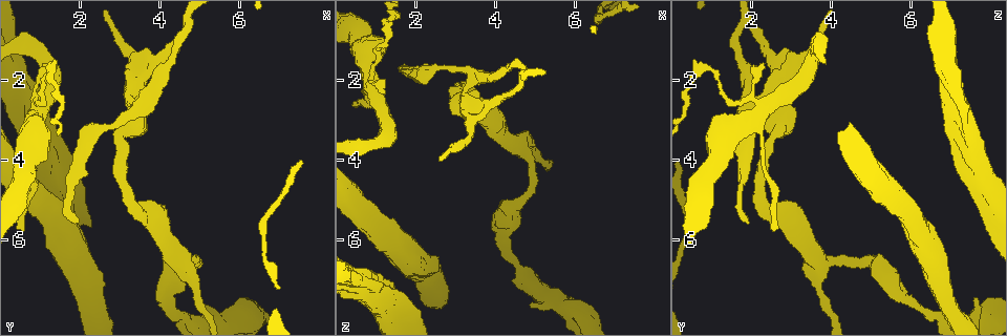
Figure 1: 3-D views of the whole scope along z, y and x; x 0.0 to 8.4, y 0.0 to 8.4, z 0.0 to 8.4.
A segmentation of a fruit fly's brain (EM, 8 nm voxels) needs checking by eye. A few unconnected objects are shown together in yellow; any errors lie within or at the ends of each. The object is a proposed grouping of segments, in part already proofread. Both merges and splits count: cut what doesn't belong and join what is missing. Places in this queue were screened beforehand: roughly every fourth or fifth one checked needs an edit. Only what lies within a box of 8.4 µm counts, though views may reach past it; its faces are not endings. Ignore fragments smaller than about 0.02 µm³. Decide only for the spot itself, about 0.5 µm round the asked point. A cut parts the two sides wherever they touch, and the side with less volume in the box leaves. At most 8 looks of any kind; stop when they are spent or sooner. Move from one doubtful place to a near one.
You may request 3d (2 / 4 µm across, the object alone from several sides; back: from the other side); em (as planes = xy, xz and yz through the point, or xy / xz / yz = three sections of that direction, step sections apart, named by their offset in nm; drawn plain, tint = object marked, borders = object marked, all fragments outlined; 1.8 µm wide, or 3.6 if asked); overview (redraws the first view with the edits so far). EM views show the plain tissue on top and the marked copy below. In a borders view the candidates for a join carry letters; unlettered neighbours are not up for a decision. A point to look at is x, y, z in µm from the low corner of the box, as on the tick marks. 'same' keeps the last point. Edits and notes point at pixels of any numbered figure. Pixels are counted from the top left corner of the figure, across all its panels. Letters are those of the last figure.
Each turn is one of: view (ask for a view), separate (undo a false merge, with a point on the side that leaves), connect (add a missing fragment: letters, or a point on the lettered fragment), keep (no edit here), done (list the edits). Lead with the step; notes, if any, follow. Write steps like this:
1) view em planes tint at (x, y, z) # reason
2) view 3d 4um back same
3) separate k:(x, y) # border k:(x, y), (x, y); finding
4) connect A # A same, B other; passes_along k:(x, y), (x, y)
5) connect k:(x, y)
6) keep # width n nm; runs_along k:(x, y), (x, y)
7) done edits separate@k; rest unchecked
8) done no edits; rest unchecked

view em xz step 16 tint at (2.60, 3.20, 1.75) # sharp bend

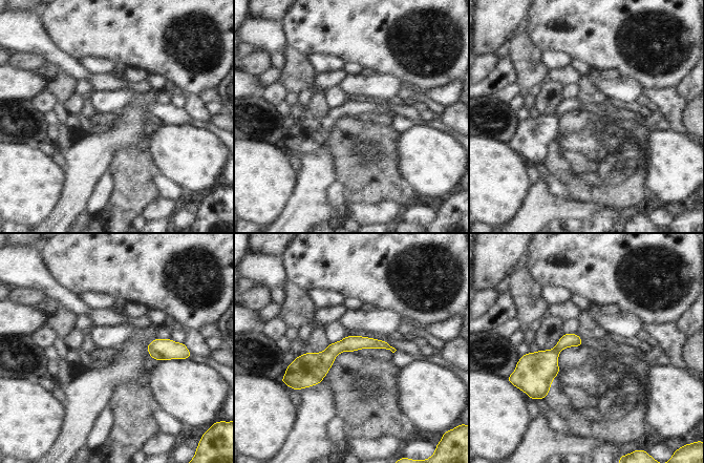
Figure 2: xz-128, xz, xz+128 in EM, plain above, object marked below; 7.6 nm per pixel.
view em planes tint same # another direction

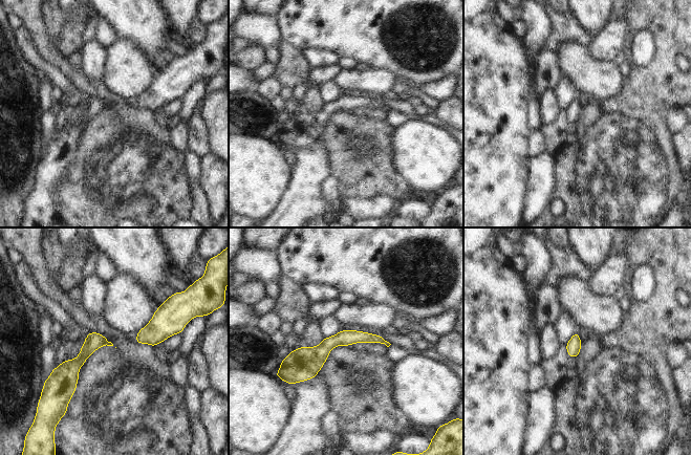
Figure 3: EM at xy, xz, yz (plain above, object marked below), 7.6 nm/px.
view em planes borders same # see the neighbours

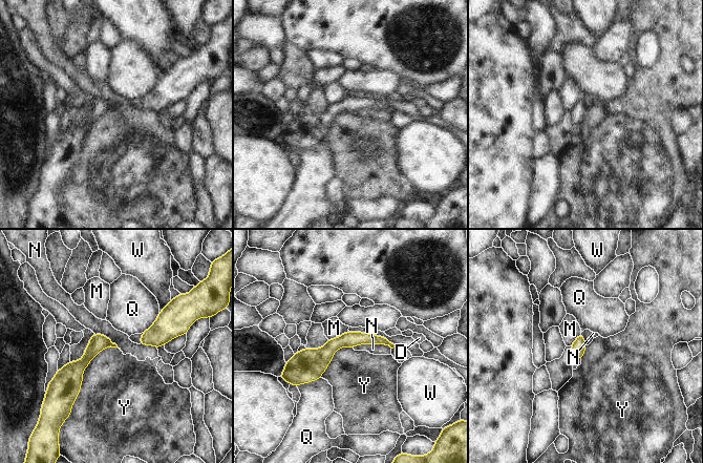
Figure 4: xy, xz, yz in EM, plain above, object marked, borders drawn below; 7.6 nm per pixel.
keep # D other, M other, N other, Q other, W other, Y other; runs_along 4:(385, 341), (345, 339), (292, 369); one neuron here

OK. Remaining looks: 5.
view 3d 4um at (0.95, 2.90, 2.15) # thick turns thin

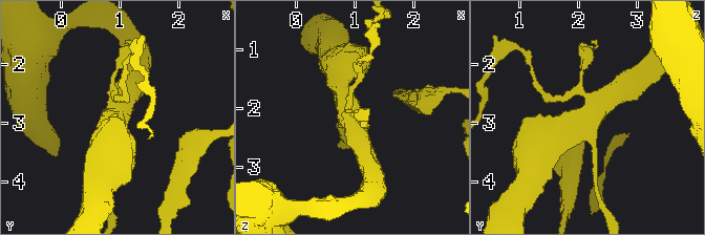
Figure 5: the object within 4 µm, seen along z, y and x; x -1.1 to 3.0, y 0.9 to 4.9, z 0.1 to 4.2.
view em 3.6um xy step 16 tint at (0.85, 2.80, 2.15) # shape alone is not enough

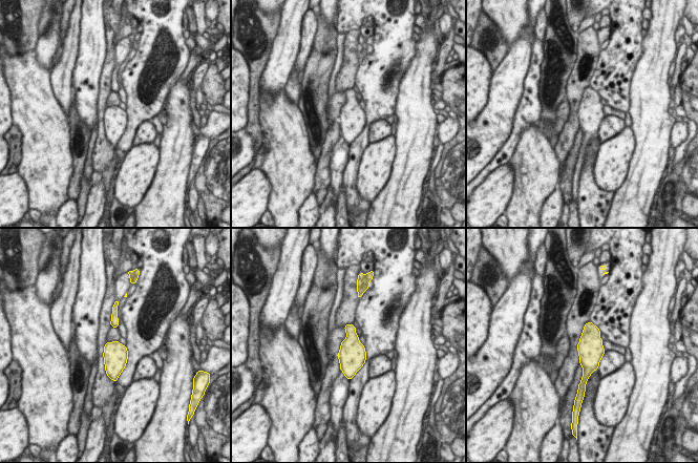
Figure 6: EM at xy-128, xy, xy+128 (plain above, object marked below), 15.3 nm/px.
view em 3.6um planes borders same

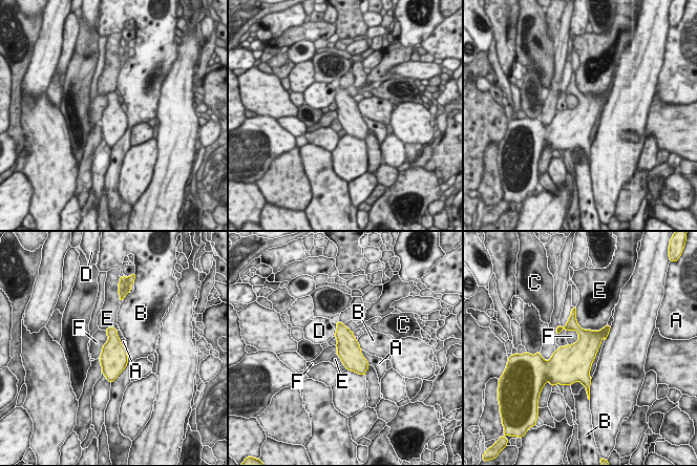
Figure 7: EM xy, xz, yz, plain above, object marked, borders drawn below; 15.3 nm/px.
keep # A other, B other, C other, D other, E other, F other; border 7:(571, 329), (577, 340), (569, 345); all the same neuron

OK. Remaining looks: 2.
view em xy step 4 tint at (4.90, 7.50, 7.60) # free end

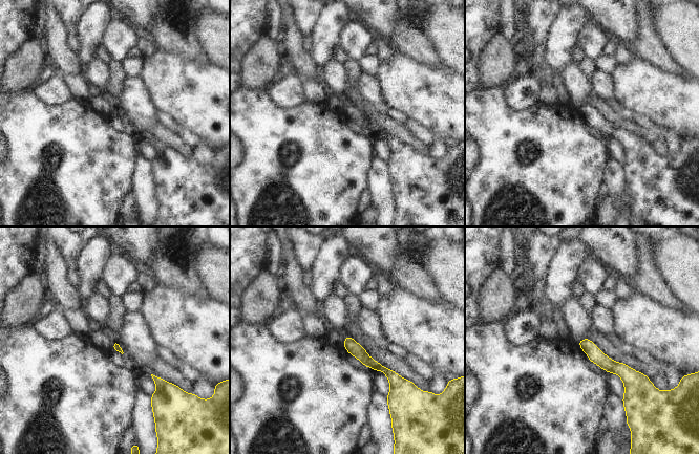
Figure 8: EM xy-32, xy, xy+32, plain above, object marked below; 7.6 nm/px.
view em planes borders same

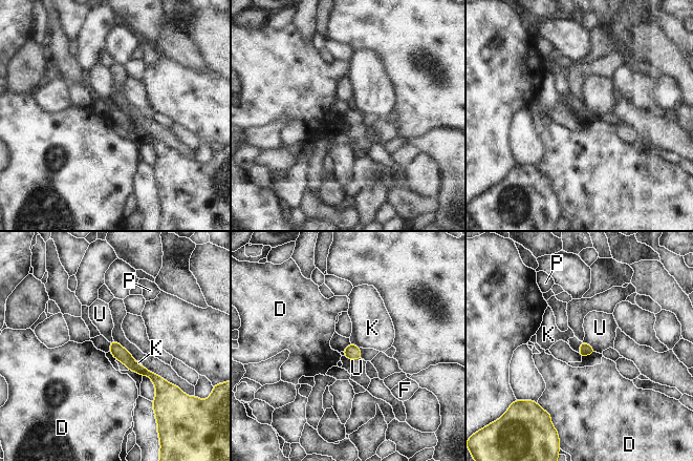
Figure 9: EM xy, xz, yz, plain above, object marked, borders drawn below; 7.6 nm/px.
keep # D other, F other, K other, P other, U other; runs_along 9:(112, 344), (161, 389); no lettered fragment goes on from it

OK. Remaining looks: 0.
done no edits; rest unchecked

